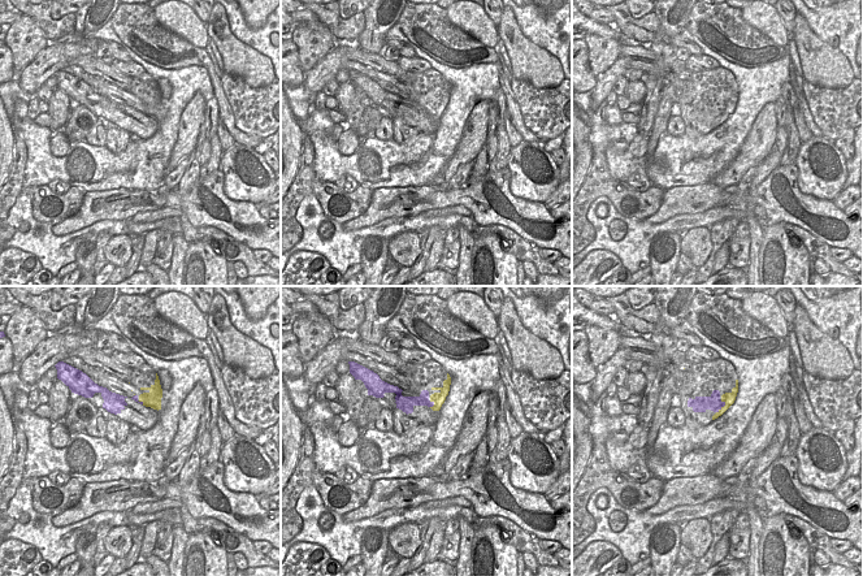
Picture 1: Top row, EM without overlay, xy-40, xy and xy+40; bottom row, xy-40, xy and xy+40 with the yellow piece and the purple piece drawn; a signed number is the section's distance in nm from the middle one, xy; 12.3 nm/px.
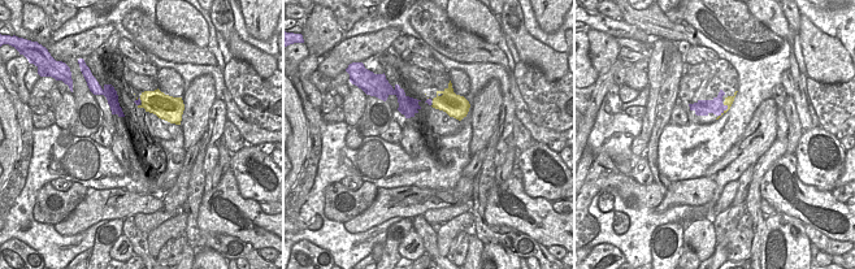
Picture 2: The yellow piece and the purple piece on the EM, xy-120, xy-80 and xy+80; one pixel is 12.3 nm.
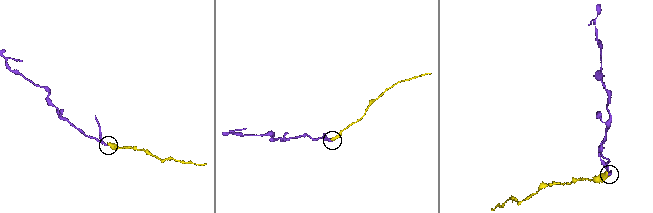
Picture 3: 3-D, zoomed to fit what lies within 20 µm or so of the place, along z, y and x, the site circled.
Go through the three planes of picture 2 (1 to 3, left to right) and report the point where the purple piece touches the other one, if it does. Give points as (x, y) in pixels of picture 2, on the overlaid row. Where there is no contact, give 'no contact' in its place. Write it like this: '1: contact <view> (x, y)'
1: no contact
2: no contact
3: contact xy+80 (724, 111)

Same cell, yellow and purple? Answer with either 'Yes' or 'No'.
No.

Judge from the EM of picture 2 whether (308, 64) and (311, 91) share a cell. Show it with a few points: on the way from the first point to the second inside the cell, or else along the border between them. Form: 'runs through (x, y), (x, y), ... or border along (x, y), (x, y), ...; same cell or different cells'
runs through (306, 70), (307, 85); same cell

